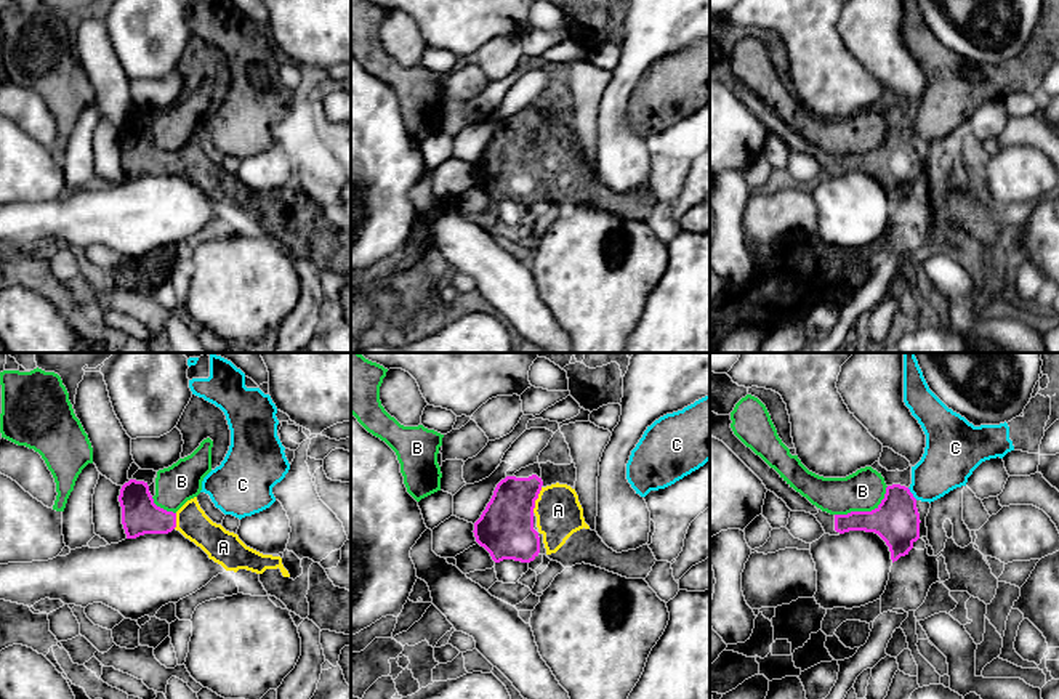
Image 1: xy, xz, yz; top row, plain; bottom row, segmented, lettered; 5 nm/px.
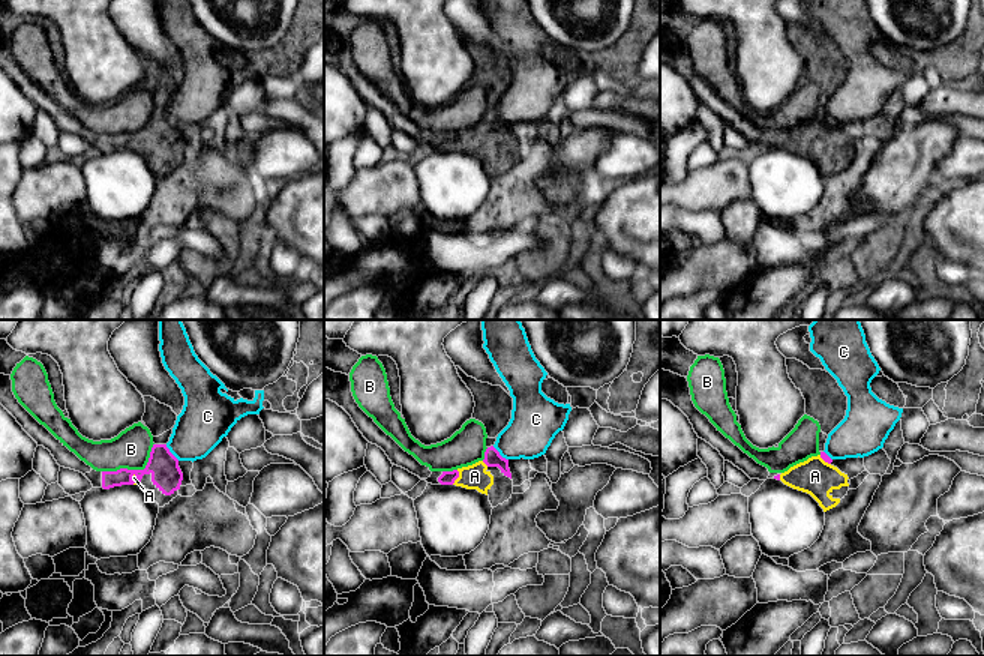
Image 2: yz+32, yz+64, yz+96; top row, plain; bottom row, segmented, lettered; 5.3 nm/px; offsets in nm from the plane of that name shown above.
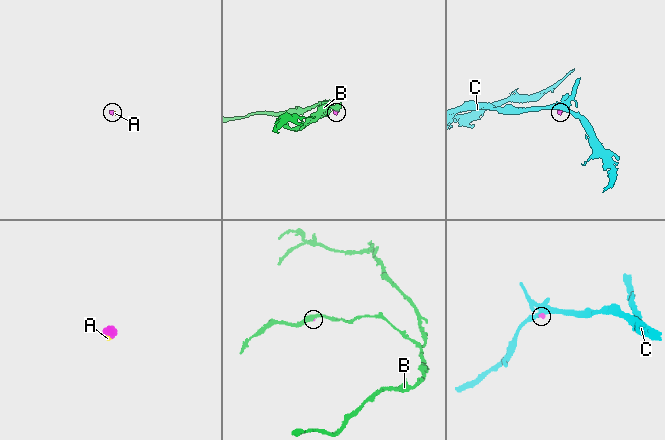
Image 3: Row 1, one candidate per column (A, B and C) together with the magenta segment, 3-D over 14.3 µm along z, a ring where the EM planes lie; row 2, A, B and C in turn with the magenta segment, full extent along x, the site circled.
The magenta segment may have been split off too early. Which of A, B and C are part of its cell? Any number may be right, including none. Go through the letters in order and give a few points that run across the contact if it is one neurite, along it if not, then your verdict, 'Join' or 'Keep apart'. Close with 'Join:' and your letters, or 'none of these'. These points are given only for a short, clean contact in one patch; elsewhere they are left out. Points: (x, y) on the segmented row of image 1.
A: Line: xz (505, 529), (535, 499), (558, 510). Join
B: Line: yz (888, 486), (883, 499), (873, 509), (835, 515). Keep apart
C: Line: yz (907, 488), (917, 499). Keep apart
Join: A

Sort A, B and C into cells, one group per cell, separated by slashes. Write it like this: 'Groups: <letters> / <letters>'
Groups: A / B / C

